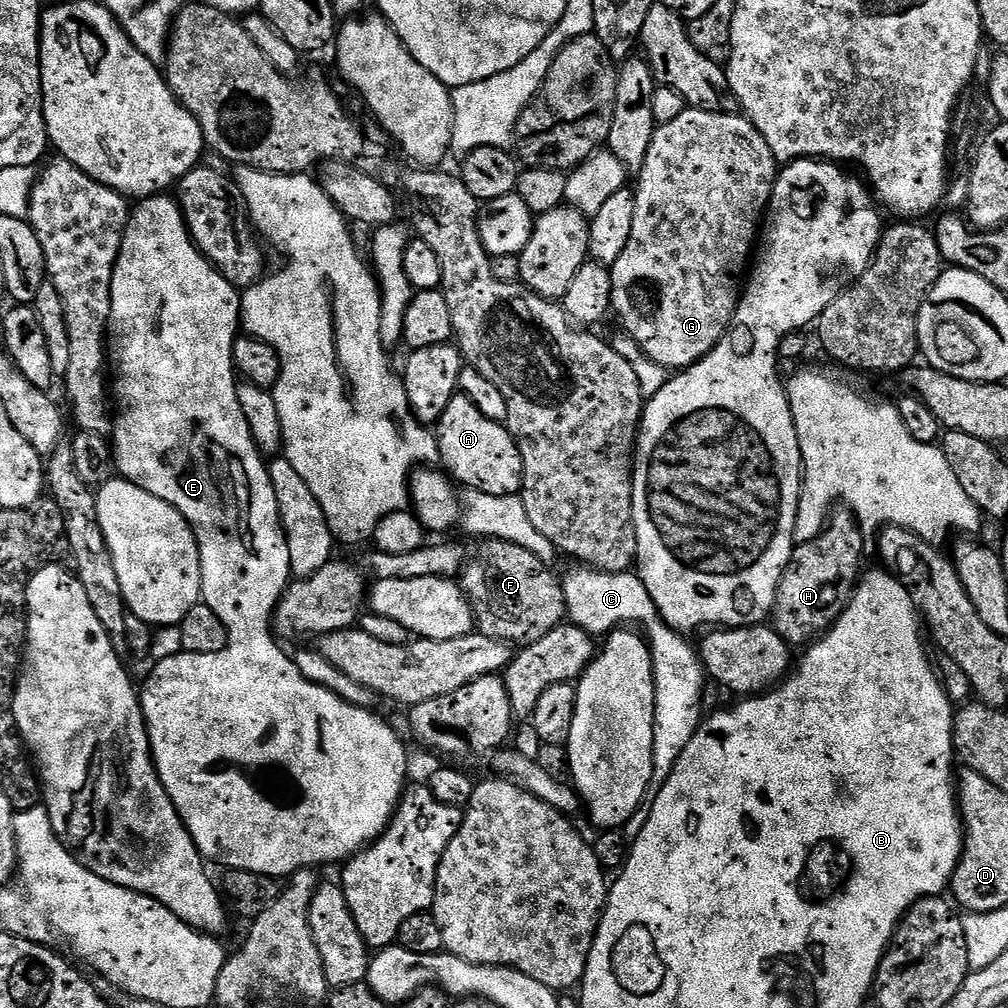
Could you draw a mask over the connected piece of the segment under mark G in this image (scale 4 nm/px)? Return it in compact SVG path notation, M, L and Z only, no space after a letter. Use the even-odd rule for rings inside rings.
M685 107L684 112L678 114L678 118L674 118L674 122L659 125L656 133L652 135L650 150L646 150L646 158L638 173L640 181L634 184L636 201L634 202L634 226L630 229L630 242L626 242L626 250L618 254L618 262L610 265L610 271L614 316L624 323L623 331L631 336L638 347L658 366L669 370L683 370L691 364L696 364L711 352L712 347L732 327L736 304L742 295L742 281L749 271L750 261L753 259L754 249L758 244L758 233L761 231L768 205L772 203L772 187L776 185L777 175L778 161L774 158L770 146L766 146L766 138L758 134L758 130L743 114L707 112Z

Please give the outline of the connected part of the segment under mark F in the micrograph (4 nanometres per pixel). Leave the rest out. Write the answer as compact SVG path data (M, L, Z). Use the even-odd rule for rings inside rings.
M485 539L476 552L476 557L465 563L462 573L462 587L472 606L475 623L481 633L502 640L509 646L523 646L538 642L550 630L554 630L566 620L564 585L559 575L552 573L549 565L543 564L530 550L505 540Z

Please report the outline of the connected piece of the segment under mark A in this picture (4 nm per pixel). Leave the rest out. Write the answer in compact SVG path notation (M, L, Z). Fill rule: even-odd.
M457 394L450 398L450 406L446 406L445 412L438 423L434 425L434 435L436 445L440 451L439 463L446 469L447 475L451 477L457 485L465 489L490 494L491 496L515 496L524 487L524 463L522 454L514 442L514 438L508 433L504 424L494 422L470 402L463 394Z

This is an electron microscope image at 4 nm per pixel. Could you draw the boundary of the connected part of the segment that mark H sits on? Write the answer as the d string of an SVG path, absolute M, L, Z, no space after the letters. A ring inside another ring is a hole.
M840 506L829 515L825 528L820 531L818 538L797 543L792 549L792 557L786 566L786 570L780 579L780 585L776 591L776 601L772 607L770 617L771 627L790 646L807 646L817 638L824 635L835 624L838 617L846 610L848 601L852 599L853 592L858 587L861 579L860 555L864 552L866 541L860 532L860 523L851 508Z

